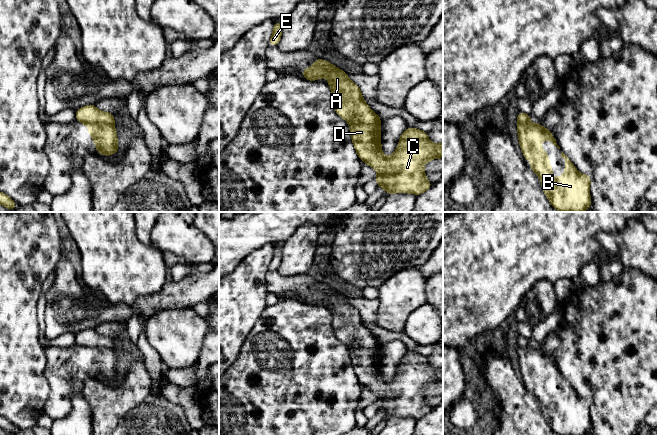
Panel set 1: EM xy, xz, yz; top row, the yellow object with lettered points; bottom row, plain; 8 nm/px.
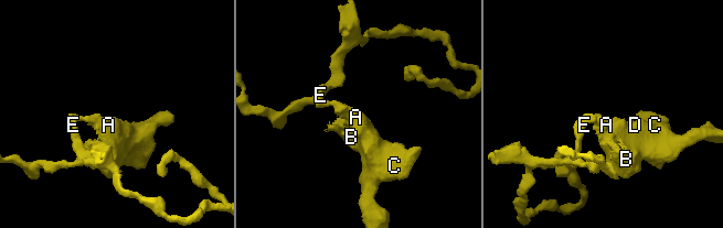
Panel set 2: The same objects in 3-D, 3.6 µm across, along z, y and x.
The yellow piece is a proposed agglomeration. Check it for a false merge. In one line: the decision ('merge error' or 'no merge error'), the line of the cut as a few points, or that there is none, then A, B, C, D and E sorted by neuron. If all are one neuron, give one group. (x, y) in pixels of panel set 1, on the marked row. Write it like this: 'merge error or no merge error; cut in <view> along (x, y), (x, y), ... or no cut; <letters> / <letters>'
merge error; cut in xy along (88, 122), (103, 122), (112, 125); A B C D / E

